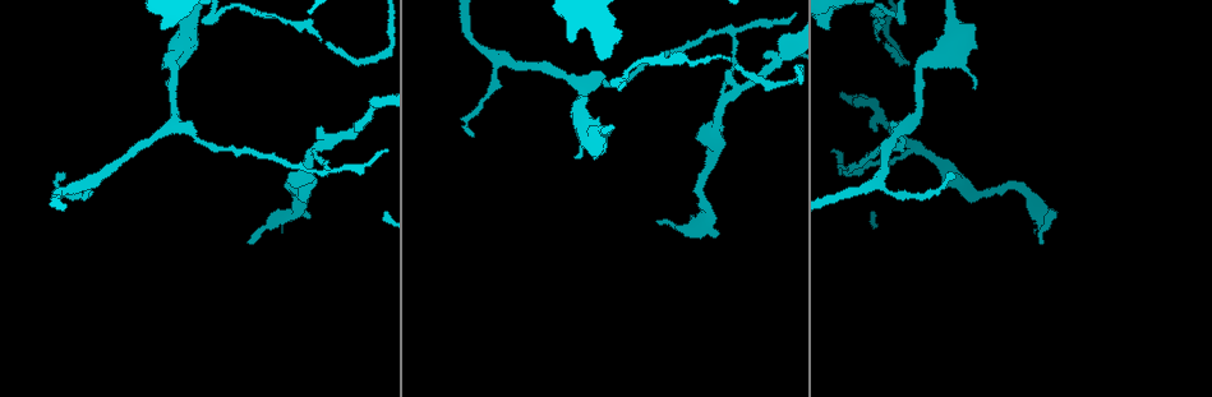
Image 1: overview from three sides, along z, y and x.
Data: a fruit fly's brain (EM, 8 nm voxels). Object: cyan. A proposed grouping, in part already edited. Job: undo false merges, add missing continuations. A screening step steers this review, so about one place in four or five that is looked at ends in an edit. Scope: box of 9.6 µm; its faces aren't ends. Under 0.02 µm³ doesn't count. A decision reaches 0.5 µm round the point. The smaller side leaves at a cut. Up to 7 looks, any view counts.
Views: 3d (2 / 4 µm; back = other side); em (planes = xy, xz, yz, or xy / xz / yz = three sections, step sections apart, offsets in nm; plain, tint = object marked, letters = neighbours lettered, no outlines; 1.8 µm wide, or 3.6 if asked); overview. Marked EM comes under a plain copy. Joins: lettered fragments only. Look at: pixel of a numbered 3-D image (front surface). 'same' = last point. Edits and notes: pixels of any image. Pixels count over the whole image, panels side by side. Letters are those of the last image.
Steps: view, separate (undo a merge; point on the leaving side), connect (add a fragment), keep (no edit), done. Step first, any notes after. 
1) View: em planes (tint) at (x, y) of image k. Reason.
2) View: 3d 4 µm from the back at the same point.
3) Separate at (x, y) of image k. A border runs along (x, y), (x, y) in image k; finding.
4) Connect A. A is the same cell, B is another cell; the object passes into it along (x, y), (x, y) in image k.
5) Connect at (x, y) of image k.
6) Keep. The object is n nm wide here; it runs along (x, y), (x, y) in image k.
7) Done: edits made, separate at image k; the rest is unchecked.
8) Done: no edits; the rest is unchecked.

View: em planes (tint) at (896, 15) of image 1. Sharp bend.

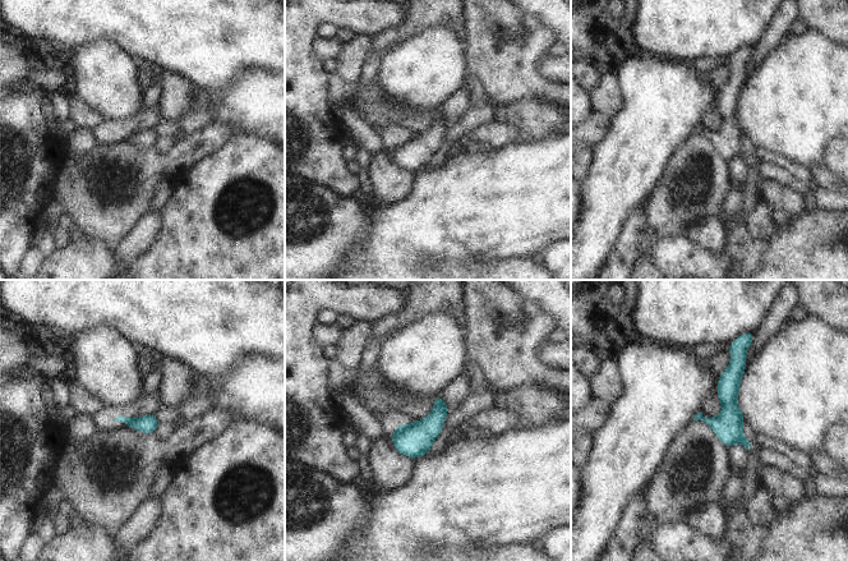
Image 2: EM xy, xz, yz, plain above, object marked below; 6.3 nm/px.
View: em planes (letters) at the same point.

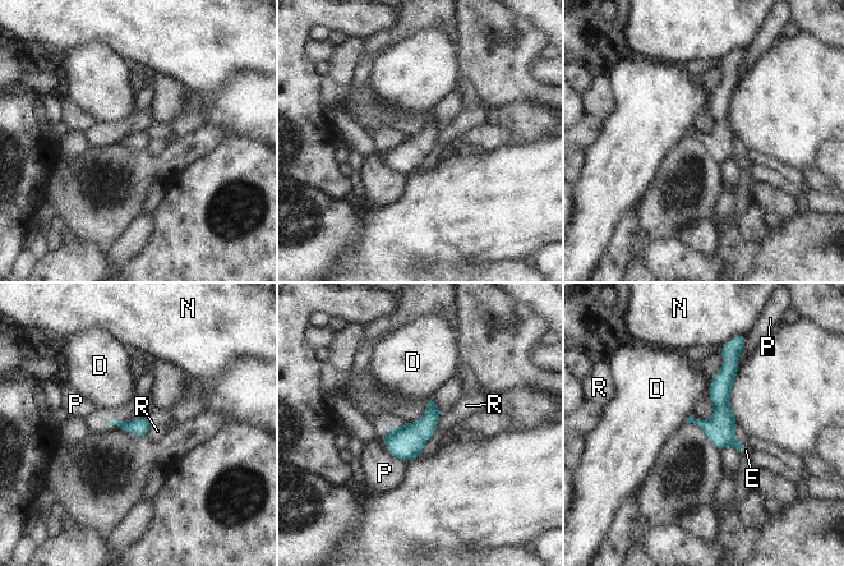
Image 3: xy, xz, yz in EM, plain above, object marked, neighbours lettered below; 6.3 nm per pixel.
Connect E. The longest contact is with P, 220 nm; E is the same cell, D, N, P and R are other cells; the object passes into it along (719, 428), (741, 449), (746, 450) in image 3; it goes on there.

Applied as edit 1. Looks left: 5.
View: overview. Redraw.

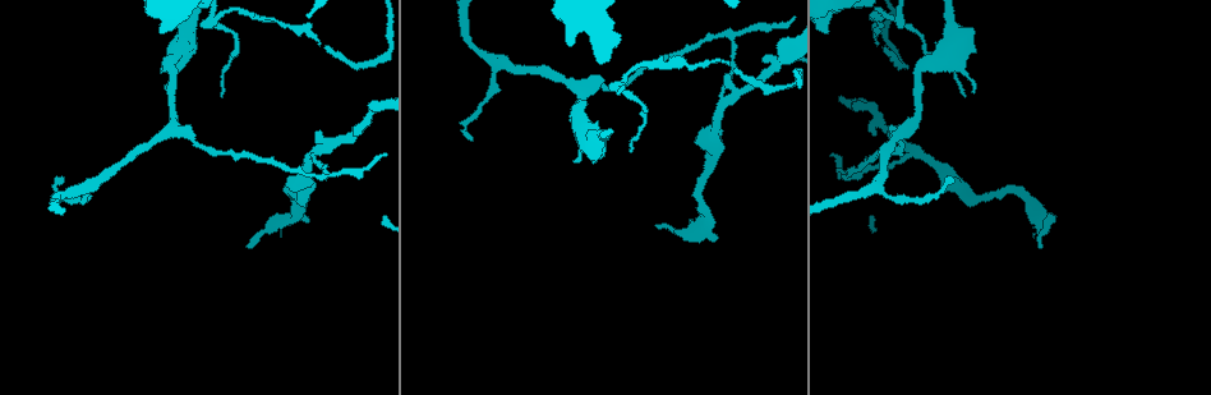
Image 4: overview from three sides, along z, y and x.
View: em planes (tint) at (576, 159) of image 4.

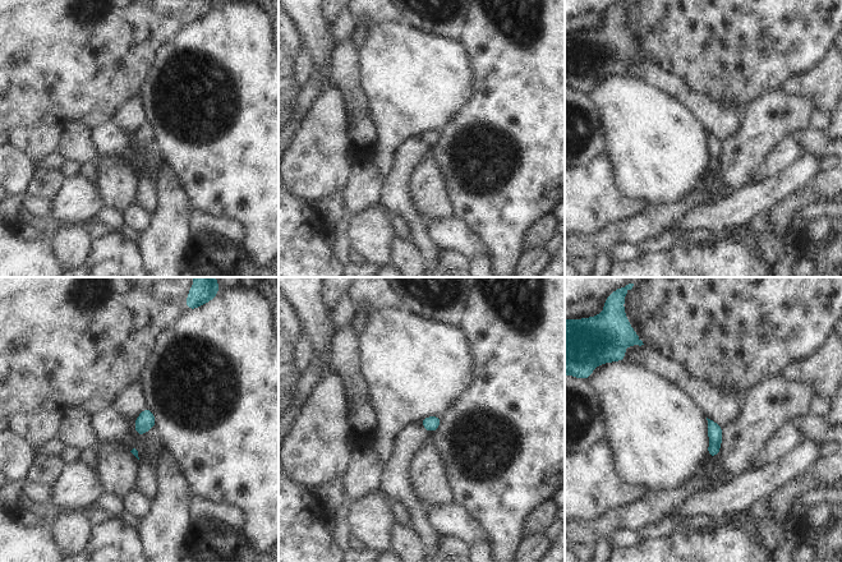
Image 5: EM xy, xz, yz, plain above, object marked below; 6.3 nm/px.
View: em planes (letters) at the same point.

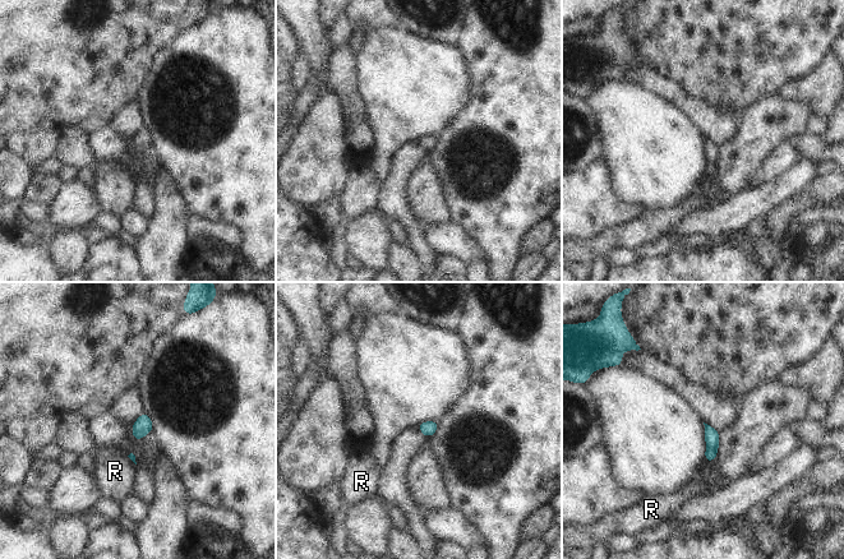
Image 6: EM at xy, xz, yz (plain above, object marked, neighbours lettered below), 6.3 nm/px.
Keep. R is another cell; a border runs along (716, 456), (705, 462) in image 6; no lettered fragment goes on from it.

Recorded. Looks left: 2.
View: em planes (letters) at (912, 155) of image 4. Sudden change in width.

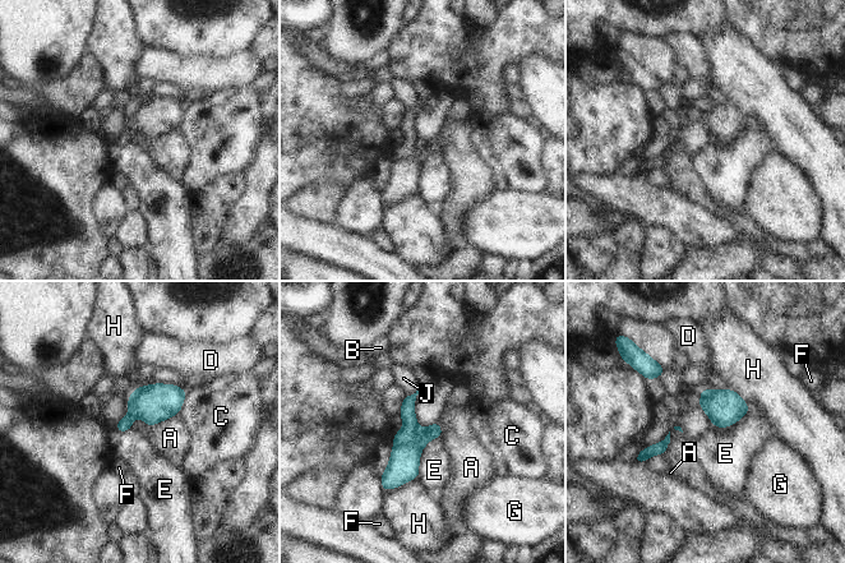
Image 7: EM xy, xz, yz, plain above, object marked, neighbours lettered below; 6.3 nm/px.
Separate at (403, 465) of image 7. A, B, C, D, E, F, G, H and J are other cells; the part that leaves runs along (437, 427), (386, 487) in image 7; a second cell is stuck on.

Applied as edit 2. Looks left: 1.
Done: edits made, connect at image 3, separate at image 7; the rest is unchecked.

